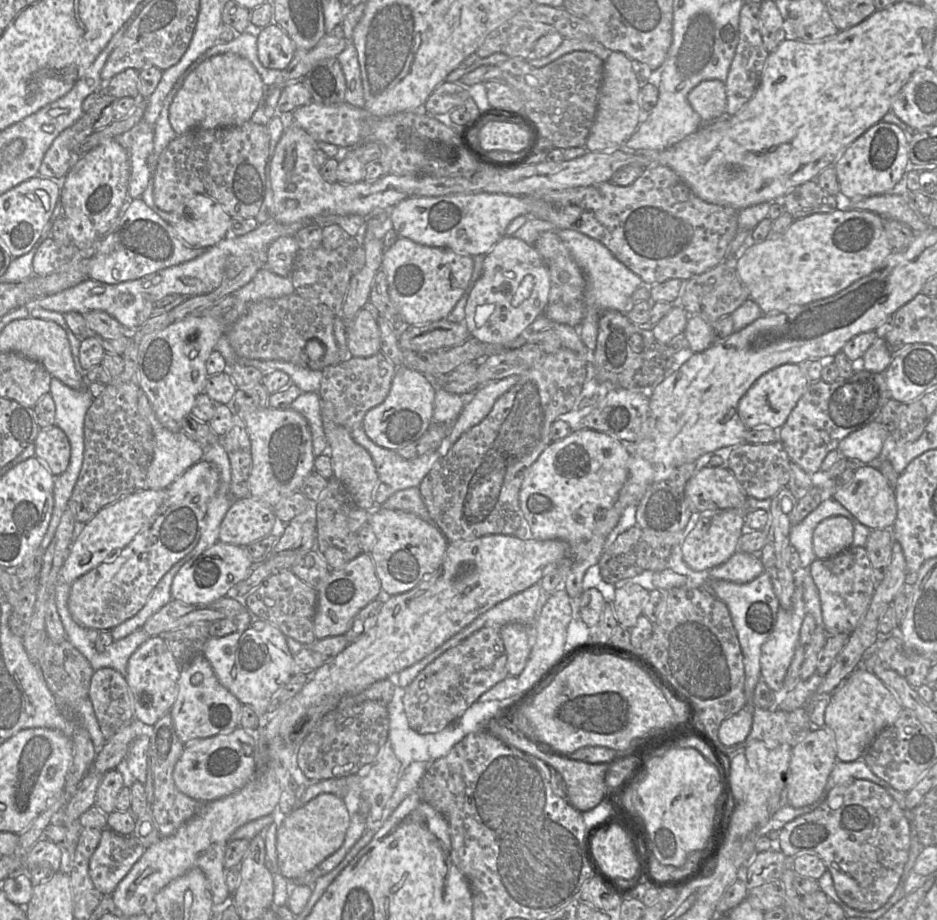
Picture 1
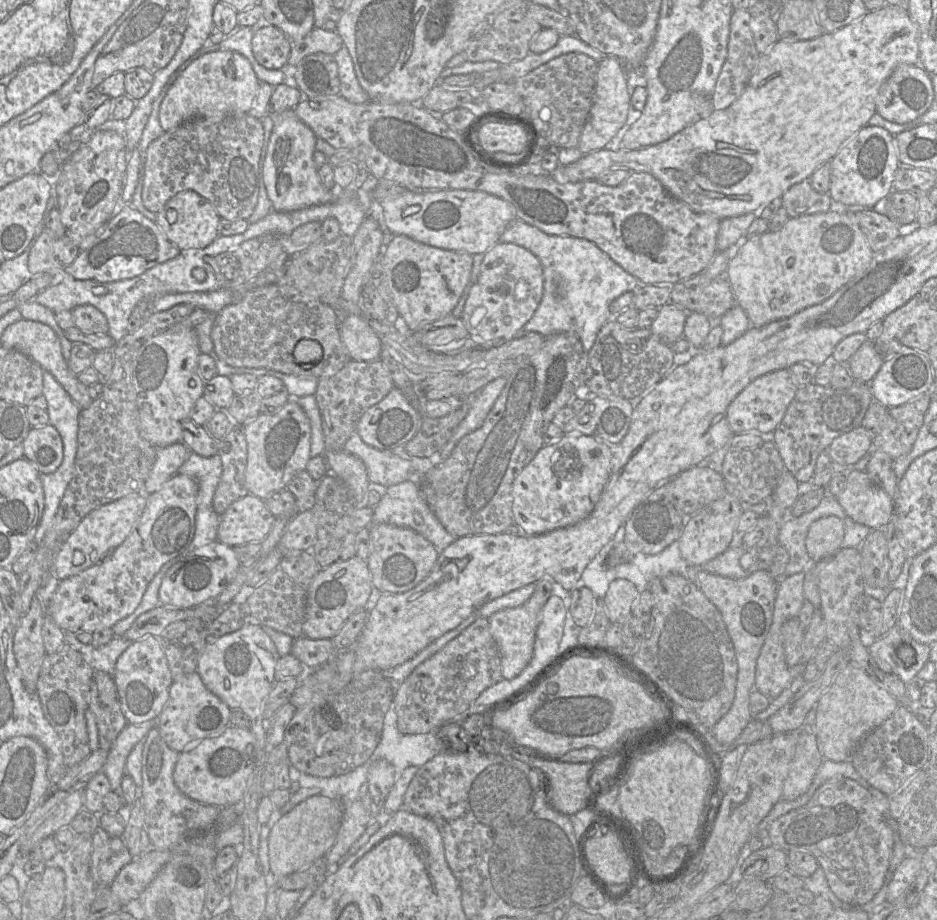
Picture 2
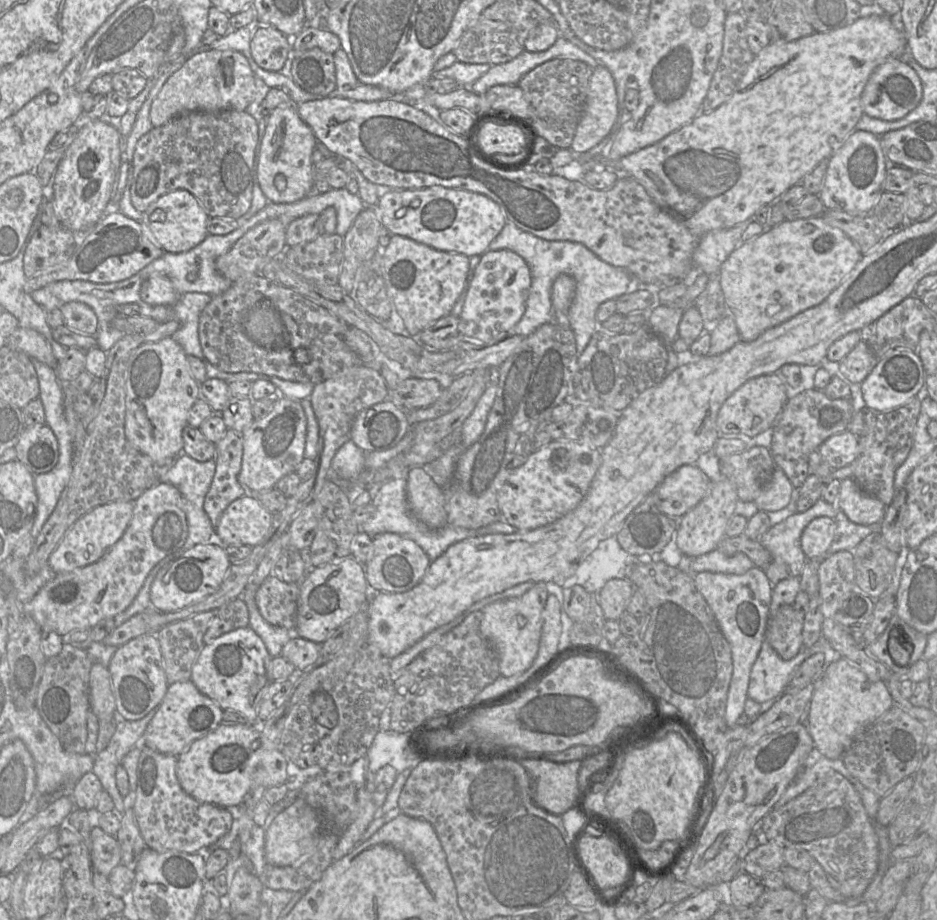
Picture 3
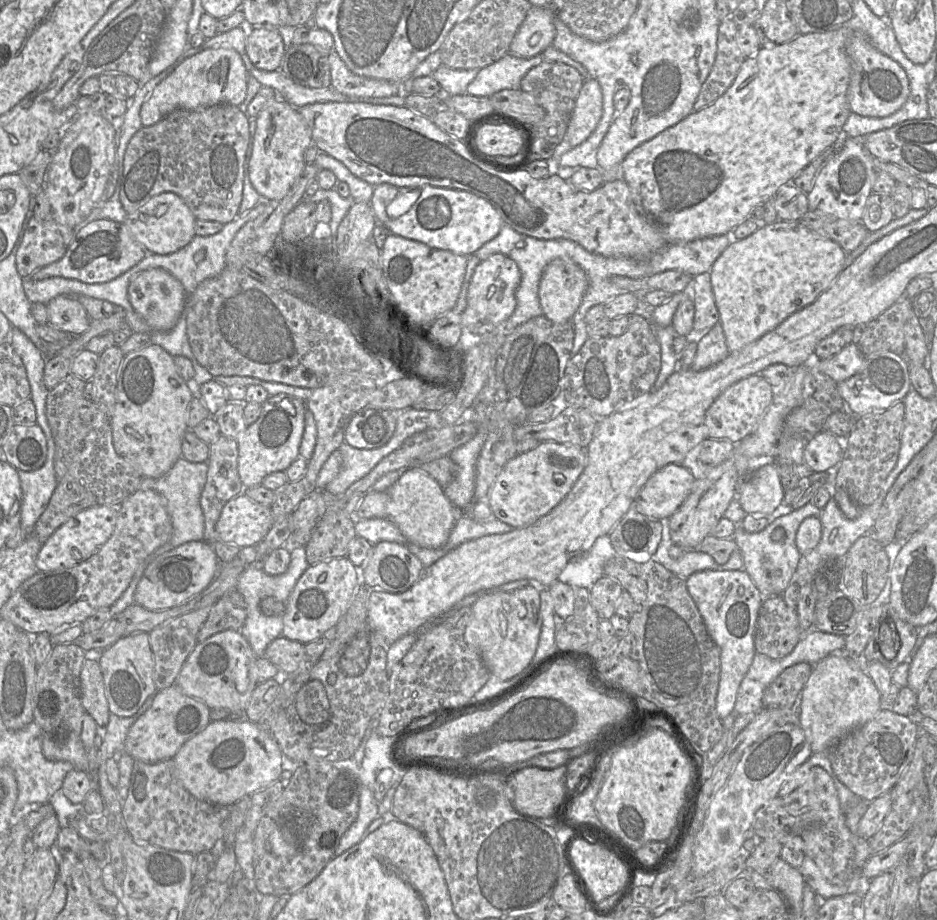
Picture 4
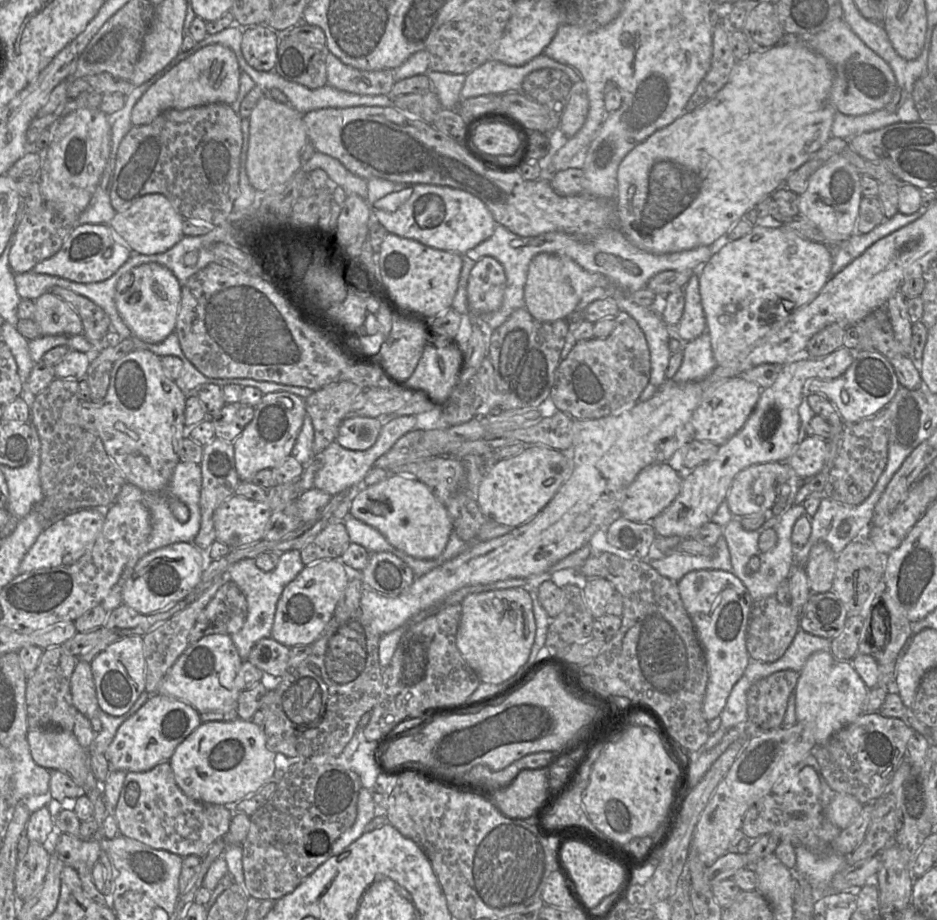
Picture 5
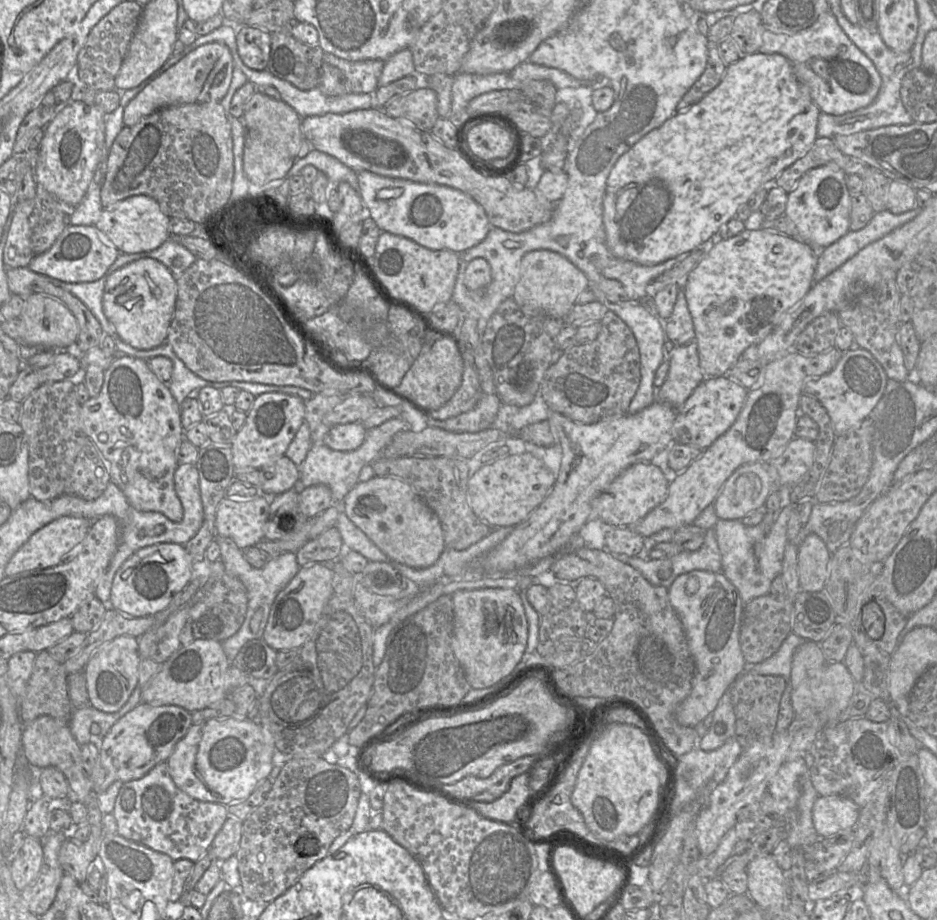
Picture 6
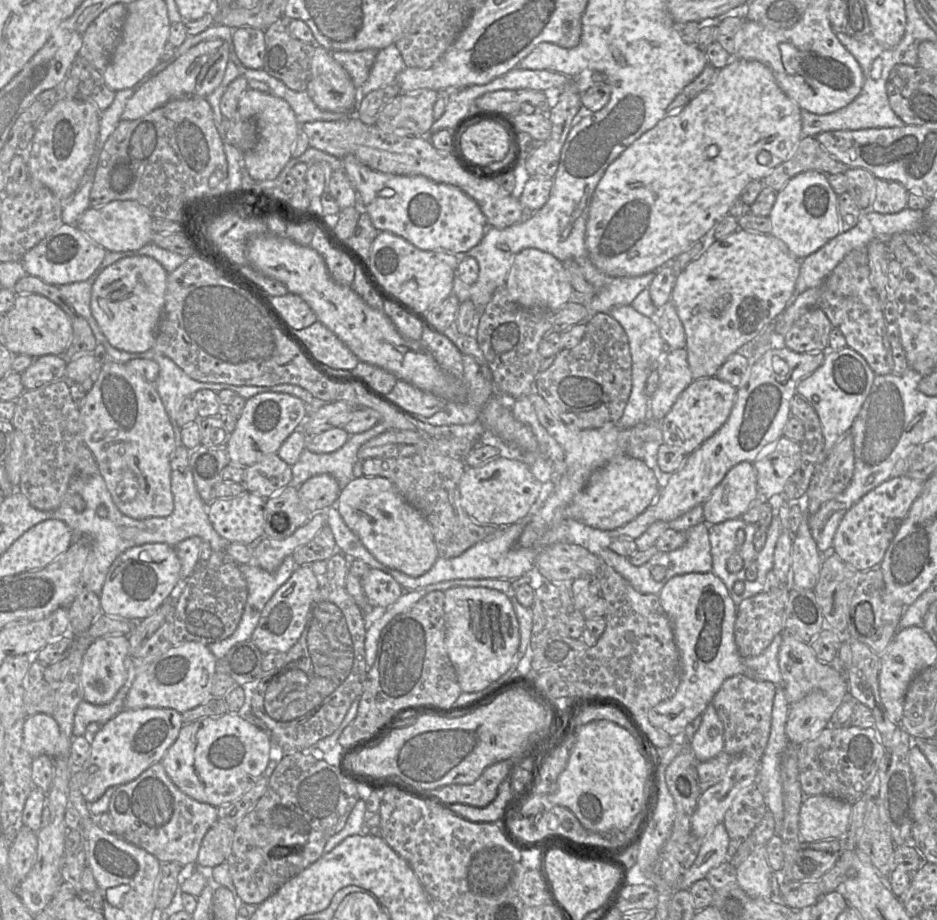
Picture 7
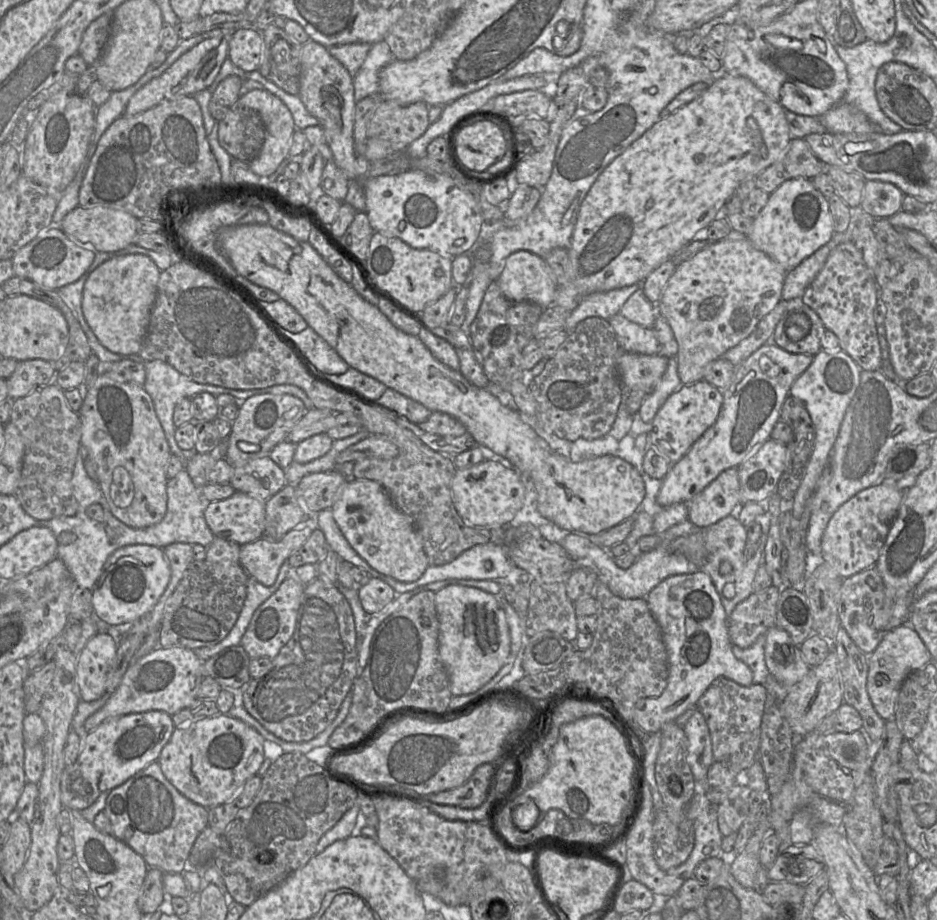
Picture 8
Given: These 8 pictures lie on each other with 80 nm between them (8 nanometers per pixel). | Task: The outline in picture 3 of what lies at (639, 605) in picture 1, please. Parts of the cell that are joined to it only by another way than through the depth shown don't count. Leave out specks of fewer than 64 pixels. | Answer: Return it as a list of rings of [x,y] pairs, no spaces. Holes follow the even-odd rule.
[[[610,579],[597,595],[597,600],[606,620],[618,621],[626,612],[626,606],[634,593],[627,579]]]

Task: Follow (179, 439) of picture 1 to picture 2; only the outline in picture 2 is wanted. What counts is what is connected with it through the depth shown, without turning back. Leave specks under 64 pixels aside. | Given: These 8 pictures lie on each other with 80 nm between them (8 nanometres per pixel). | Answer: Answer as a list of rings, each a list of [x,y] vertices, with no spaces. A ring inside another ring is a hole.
[[[182,441],[157,448],[155,463],[145,482],[144,494],[149,495],[160,490],[178,472],[191,453]]]

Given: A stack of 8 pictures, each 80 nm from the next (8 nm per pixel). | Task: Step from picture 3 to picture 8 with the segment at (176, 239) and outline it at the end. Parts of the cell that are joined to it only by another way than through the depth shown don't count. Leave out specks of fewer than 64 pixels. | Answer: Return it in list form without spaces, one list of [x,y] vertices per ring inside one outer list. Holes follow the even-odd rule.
[[[104,206],[92,208],[76,207],[70,211],[60,225],[63,232],[77,244],[94,252],[116,252],[135,244],[137,218],[131,214]]]

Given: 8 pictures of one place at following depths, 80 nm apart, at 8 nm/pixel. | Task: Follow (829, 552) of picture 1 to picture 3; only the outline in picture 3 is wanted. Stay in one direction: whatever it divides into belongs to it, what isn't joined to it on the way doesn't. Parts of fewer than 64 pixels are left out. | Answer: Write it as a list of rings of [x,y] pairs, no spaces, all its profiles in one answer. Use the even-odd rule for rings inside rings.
[[[829,517],[813,519],[803,530],[800,544],[807,559],[827,553],[836,534],[835,521]]]

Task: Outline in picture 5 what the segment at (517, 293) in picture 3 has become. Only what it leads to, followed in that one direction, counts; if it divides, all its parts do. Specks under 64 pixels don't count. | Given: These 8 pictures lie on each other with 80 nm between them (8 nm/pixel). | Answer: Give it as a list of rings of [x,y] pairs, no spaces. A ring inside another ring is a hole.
[[[485,256],[476,261],[467,284],[467,297],[473,315],[498,310],[506,288],[506,275],[502,264],[494,257]]]

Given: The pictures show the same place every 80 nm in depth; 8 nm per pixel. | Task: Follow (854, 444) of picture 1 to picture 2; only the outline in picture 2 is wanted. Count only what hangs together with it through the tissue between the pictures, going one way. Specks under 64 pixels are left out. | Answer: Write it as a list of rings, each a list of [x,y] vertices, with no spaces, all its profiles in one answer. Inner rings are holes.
[[[859,427],[835,438],[826,452],[831,462],[844,465],[855,464],[868,455],[872,438],[871,431]]]

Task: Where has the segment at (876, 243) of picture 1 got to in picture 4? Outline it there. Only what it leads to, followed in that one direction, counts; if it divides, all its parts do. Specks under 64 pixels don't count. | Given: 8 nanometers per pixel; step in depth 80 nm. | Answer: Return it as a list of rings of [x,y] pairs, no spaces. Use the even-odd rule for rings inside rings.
[[[778,220],[758,228],[742,240],[732,240],[709,271],[719,322],[729,353],[753,343],[790,315],[813,303],[847,267],[846,259],[847,253],[839,244],[811,232],[798,220]]]

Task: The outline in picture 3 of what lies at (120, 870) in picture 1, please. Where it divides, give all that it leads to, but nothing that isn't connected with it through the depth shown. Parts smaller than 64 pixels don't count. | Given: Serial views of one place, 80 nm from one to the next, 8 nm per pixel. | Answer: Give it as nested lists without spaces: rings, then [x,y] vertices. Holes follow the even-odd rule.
[[[97,826],[92,828],[90,838],[93,870],[108,877],[113,869],[121,864],[121,848],[117,838]]]

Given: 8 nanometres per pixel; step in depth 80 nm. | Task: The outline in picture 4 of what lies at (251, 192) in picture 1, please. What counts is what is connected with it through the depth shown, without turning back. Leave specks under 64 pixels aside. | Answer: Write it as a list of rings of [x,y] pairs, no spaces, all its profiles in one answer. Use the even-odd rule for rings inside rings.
[[[216,105],[194,110],[175,110],[152,126],[143,126],[130,139],[123,159],[119,201],[127,214],[154,196],[172,192],[189,207],[197,220],[226,224],[238,216],[242,201],[244,164],[251,138],[250,117],[239,107]]]

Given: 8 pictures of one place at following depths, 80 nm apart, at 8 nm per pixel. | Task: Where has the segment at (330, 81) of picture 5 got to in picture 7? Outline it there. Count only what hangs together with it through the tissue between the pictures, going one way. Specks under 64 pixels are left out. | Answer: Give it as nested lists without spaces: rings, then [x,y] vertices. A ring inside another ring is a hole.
[[[366,49],[356,52],[333,51],[332,57],[348,72],[358,89],[368,79],[378,50]]]

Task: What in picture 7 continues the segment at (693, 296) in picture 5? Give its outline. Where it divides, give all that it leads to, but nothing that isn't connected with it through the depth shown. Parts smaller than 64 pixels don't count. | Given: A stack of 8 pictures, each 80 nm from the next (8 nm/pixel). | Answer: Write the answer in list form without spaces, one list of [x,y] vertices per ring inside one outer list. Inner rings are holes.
[[[671,301],[656,308],[655,320],[666,346],[671,350],[685,348],[686,335],[684,327]]]

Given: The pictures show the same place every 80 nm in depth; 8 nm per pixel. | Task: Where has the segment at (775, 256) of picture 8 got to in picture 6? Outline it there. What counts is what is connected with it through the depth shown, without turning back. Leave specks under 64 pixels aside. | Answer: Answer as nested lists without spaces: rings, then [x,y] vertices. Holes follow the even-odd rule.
[[[825,165],[825,166],[813,168],[809,170],[808,172],[806,172],[799,179],[796,185],[796,188],[792,192],[788,193],[788,200],[787,200],[786,209],[785,209],[785,216],[790,218],[796,225],[798,238],[795,238],[795,239],[800,239],[801,241],[812,246],[815,249],[824,249],[830,246],[831,244],[833,244],[834,242],[836,242],[838,239],[840,239],[844,235],[846,235],[849,232],[849,224],[850,224],[850,207],[851,207],[850,198],[851,198],[851,195],[846,185],[846,173],[844,173],[837,166]]]

